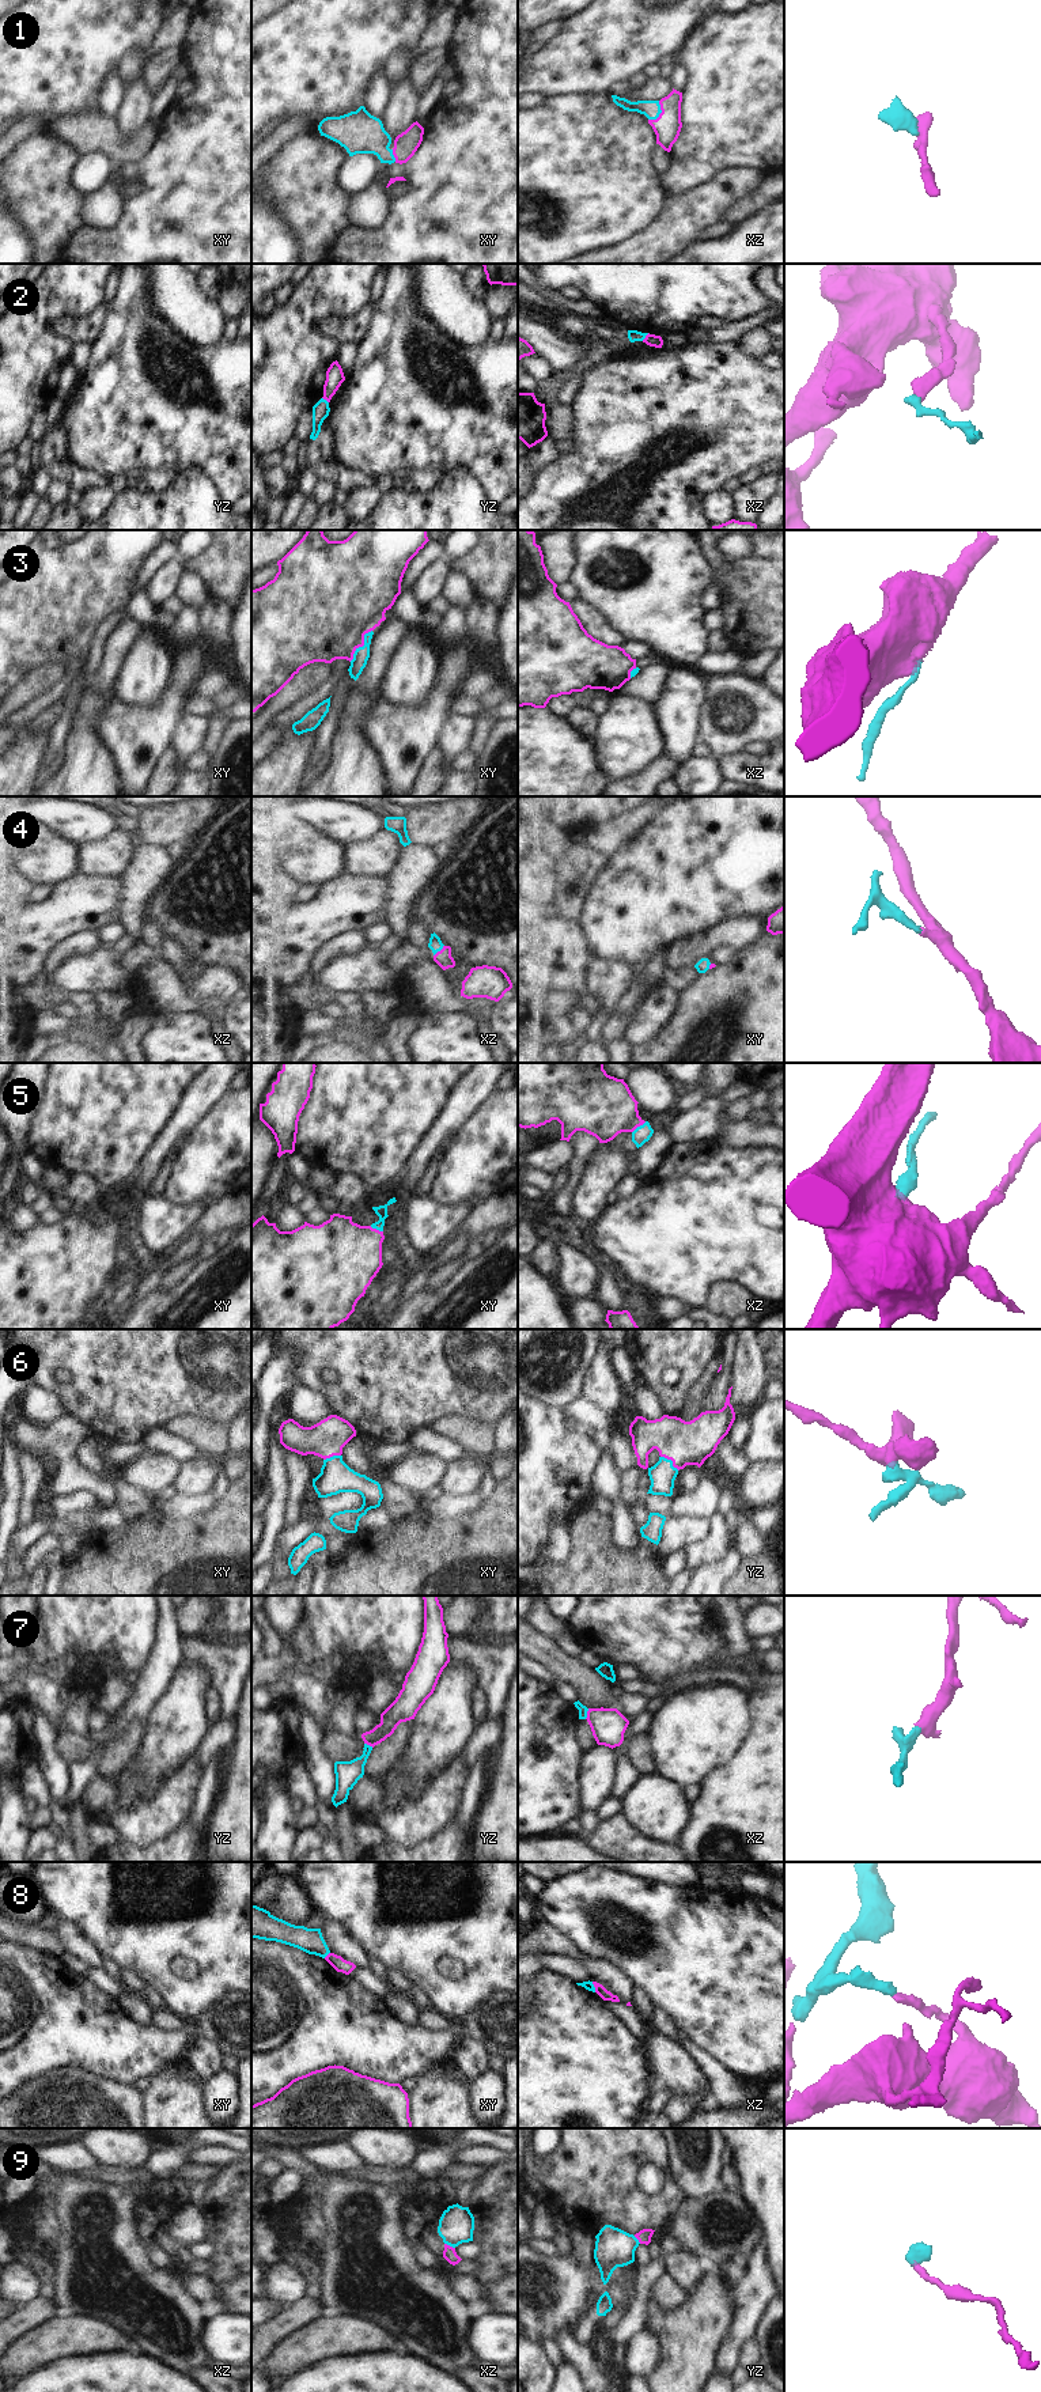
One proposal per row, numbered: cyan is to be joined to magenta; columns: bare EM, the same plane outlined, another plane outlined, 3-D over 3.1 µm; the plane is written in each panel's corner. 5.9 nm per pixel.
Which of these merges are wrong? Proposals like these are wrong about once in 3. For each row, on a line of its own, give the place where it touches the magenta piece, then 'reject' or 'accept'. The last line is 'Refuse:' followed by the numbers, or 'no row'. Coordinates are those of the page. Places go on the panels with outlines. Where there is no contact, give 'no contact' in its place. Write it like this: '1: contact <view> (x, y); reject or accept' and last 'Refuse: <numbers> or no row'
1: contact xz (661, 113); accept
2: contact xz (646, 337); reject
3: contact xy (362, 646); reject
4: contact xz (440, 950); accept
5: contact xz (639, 1126); accept
6: contact yz (672, 1460); accept
7: contact xz (587, 1714); reject
8: contact xz (594, 1986); reject
9: contact xz (449, 2245); accept
Refuse: 2, 3, 7, 8

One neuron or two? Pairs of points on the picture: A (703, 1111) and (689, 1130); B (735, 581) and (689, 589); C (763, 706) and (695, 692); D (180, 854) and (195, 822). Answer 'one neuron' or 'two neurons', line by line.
A: one neuron
B: two neurons
C: two neurons
D: two neurons

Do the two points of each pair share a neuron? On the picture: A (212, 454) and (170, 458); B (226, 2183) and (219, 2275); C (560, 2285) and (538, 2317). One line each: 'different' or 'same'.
A: same
B: same
C: same

